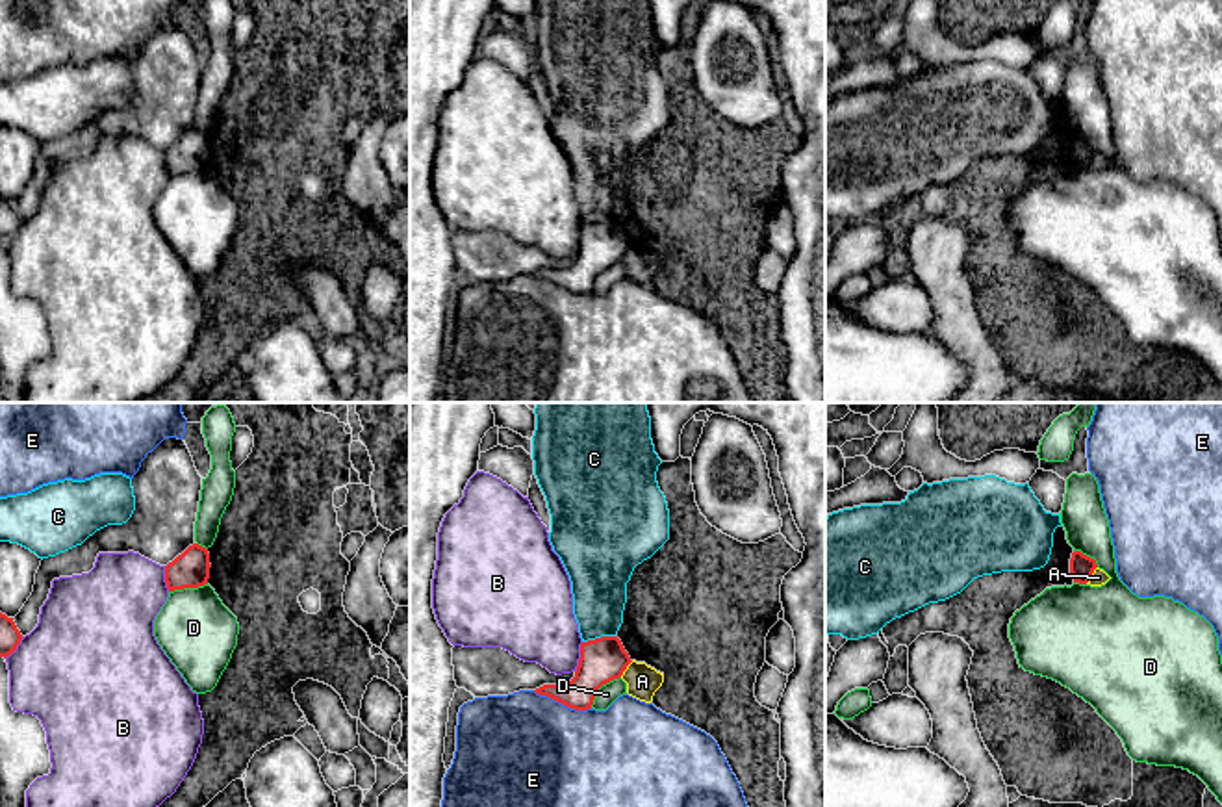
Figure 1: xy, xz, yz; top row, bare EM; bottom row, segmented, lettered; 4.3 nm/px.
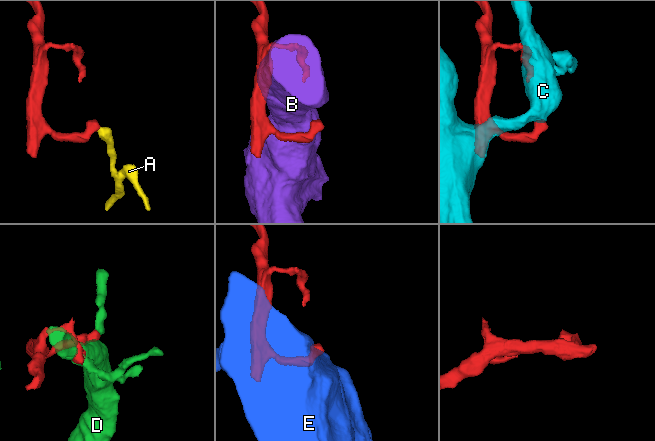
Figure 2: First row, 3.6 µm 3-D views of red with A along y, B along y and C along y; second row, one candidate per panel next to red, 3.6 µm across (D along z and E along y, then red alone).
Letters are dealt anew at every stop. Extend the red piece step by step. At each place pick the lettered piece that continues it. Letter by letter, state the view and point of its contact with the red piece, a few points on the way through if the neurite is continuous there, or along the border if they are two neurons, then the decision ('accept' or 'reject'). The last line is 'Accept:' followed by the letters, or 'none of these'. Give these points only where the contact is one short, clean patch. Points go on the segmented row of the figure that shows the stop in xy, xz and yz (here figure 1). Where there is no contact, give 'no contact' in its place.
A: yz (1091, 576) | along yz (1096, 566), (1085, 583) | reject
B: xz (581, 657) | reject
C: xz (598, 639) | reject
D: xz (599, 687) | reject
E: xz (562, 704) | reject
Accept: none of these

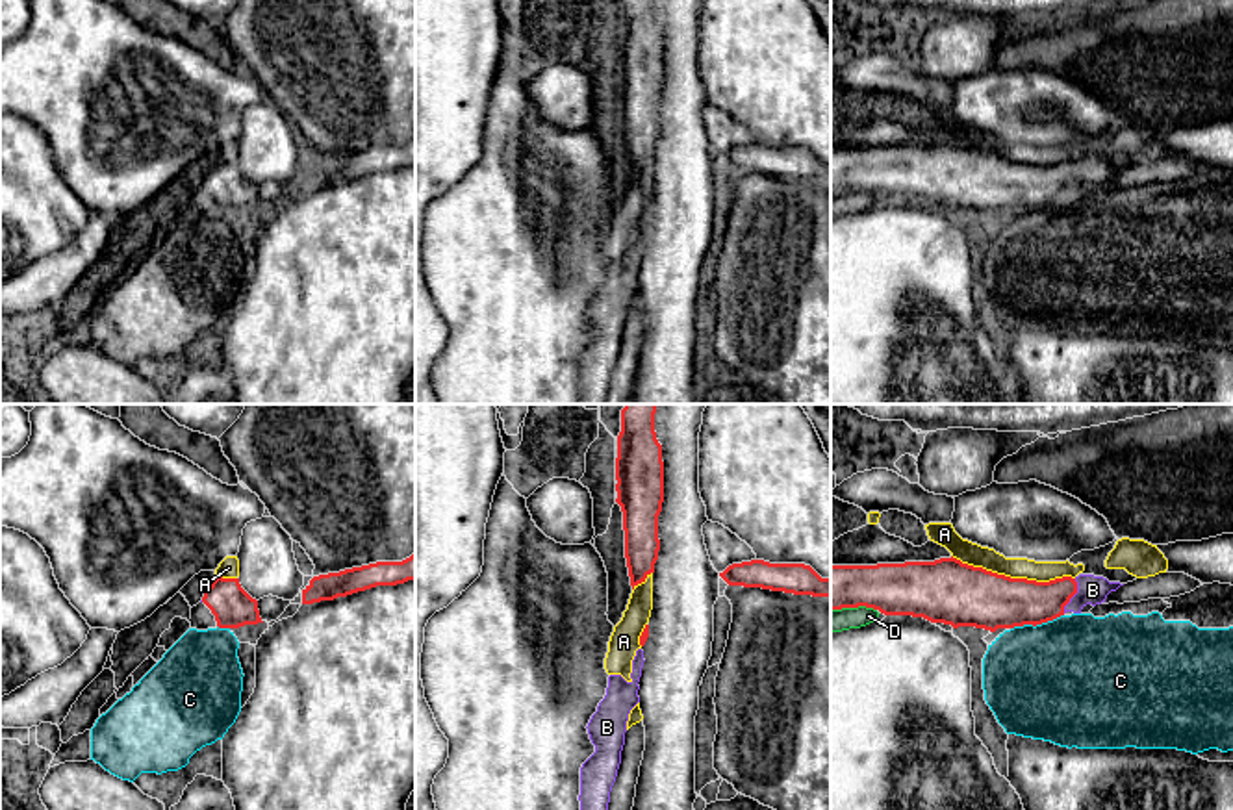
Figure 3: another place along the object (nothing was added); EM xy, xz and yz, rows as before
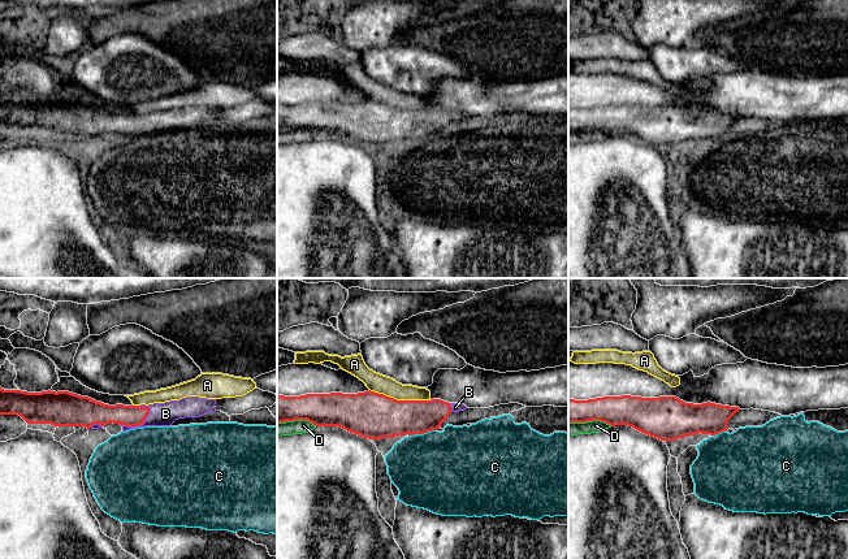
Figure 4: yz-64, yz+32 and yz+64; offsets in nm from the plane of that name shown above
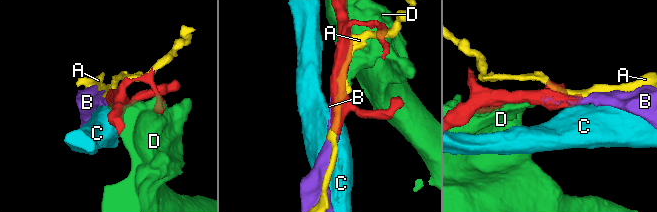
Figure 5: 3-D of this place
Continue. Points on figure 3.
A: yz (1013, 579) | along yz (952, 555), (963, 562), (1011, 577), (1037, 581), (1074, 579) | reject
B: yz (1074, 594) | accept
C: yz (1037, 623) | along yz (1063, 614), (1035, 625), (1015, 625), (1011, 629) | reject
D: yz (853, 607) | reject
Accept: B

